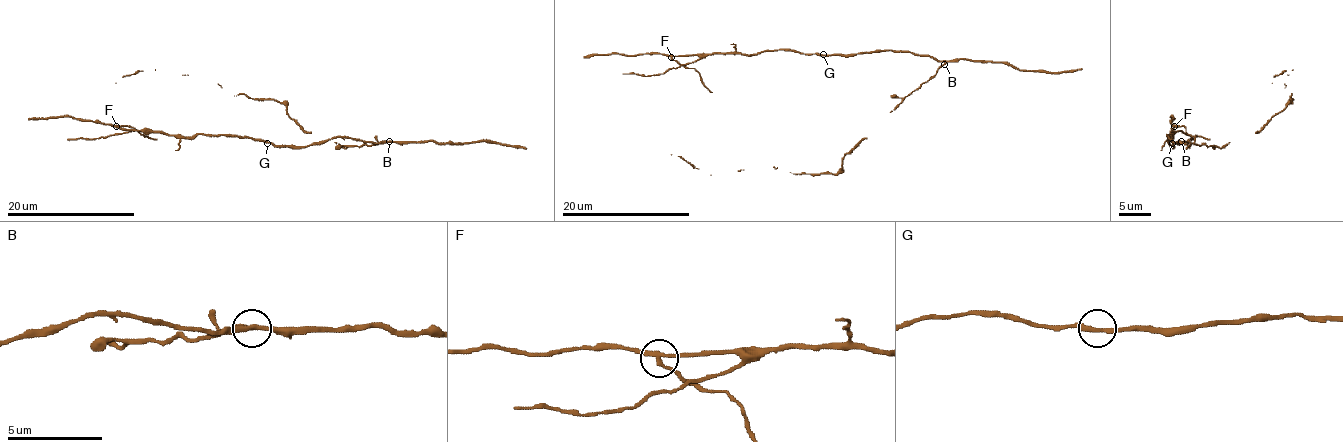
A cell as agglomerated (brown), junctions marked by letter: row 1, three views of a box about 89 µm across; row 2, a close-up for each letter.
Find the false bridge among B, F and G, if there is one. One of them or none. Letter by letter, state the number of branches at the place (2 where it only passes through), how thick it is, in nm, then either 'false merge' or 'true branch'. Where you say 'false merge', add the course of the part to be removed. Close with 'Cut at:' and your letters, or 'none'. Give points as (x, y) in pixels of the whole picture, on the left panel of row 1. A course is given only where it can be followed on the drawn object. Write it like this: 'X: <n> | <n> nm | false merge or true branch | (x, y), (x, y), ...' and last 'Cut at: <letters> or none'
B: 3 | 220 nm | true branch
F: 3 | 200 nm | false merge | (115, 125), (130, 125), (157, 140)
G: 2 | 240 nm | true branch
Cut at: F

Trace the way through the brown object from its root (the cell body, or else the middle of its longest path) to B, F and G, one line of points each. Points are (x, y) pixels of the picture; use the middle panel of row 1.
B: (928, 56), (944, 64)
F: (928, 56), (903, 51), (802, 54), (773, 49), (756, 54), (671, 57)
G: (928, 56), (903, 51), (823, 54)

